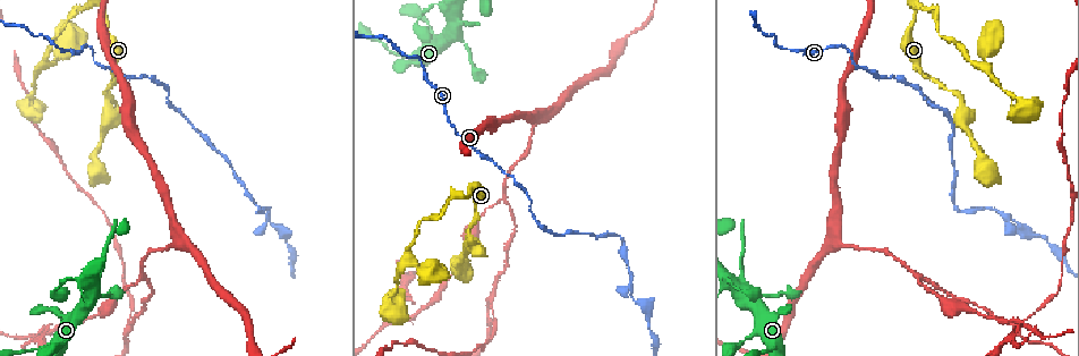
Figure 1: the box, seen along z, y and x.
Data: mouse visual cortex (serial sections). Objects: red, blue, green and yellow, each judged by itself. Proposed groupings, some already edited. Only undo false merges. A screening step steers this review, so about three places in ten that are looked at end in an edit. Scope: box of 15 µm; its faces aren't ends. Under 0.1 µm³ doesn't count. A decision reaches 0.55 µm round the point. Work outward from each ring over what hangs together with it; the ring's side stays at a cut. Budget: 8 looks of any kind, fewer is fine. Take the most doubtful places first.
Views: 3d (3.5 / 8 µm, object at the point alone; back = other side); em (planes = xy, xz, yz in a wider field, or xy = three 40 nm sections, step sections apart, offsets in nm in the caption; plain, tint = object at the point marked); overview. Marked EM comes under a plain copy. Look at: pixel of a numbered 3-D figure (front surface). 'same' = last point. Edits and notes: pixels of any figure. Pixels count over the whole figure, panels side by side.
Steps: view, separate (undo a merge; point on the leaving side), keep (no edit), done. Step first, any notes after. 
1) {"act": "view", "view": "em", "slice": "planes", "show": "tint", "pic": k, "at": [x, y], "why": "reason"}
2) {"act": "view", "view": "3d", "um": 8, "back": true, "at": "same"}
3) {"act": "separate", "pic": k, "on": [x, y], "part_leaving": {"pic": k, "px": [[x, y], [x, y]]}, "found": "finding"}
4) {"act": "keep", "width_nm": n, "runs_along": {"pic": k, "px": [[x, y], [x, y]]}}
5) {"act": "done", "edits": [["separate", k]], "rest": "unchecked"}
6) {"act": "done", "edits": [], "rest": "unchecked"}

{"act": "view", "view": "3d", "um": 3.5, "pic": 1, "at": [259, 207], "why": "abrupt turn"}

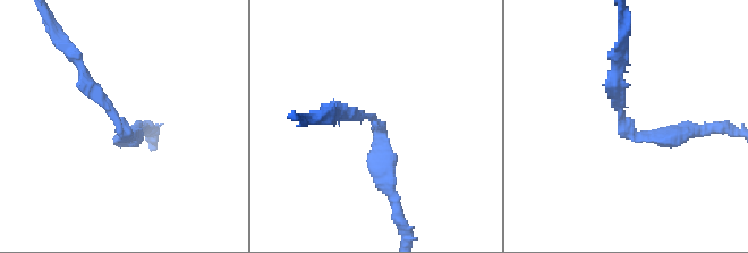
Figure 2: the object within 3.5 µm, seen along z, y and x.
{"act": "view", "view": "em", "slice": "xy", "step": 1, "show": "tint", "pic": 2, "at": [627, 121], "arm_widths_nm": [200, 250], "why": "need the tissue"}

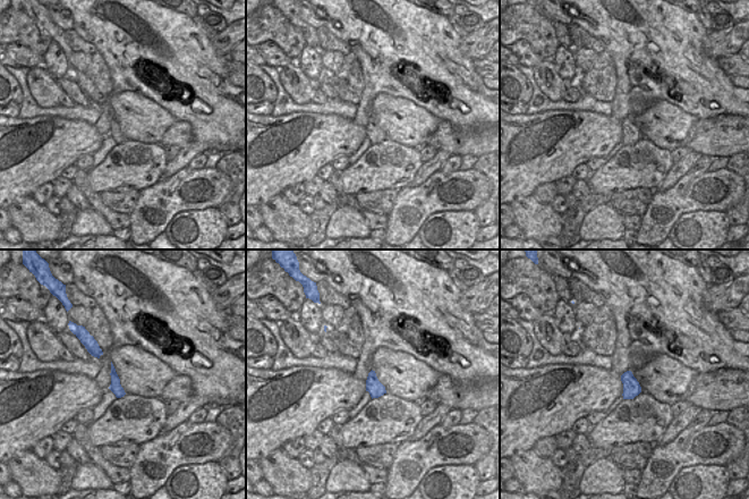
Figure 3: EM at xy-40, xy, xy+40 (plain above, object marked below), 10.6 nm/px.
{"act": "keep", "runs_along": {"pic": 2, "px": [[618, 57], [618, 112], [632, 134], [688, 131]]}, "found": "one cell here"}

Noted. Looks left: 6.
{"act": "view", "view": "3d", "um": 3.5, "pic": 1, "at": [840, 238], "why": "thin arm on a thick one"}

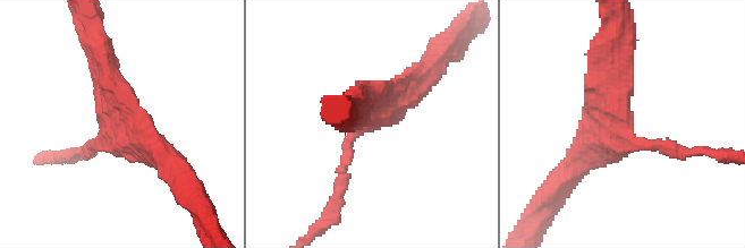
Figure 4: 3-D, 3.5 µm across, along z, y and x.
{"act": "view", "view": "em", "slice": "xy", "step": 3, "show": "tint", "pic": 4, "at": [618, 129], "arms": 3, "arm_widths_nm": [150, 300, 400]}

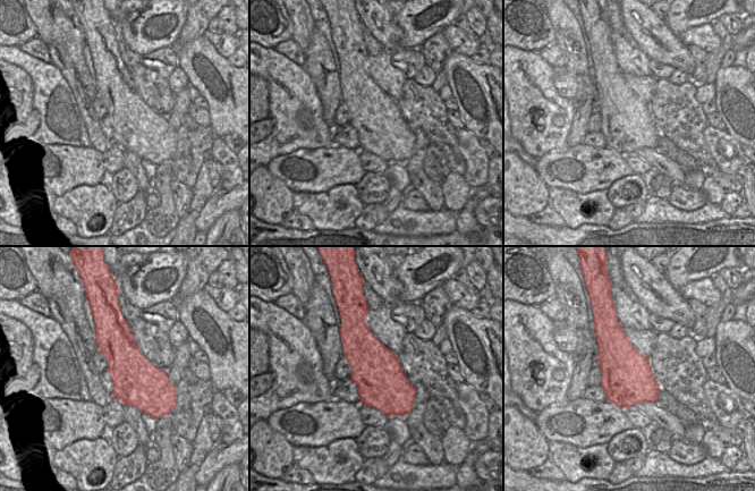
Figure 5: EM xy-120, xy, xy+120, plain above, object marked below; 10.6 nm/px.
{"act": "keep", "runs_along": {"pic": 4, "px": [[615, 56], [623, 133], [682, 150]]}, "found": "continuous, no second cell"}

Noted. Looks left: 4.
{"act": "view", "view": "3d", "um": 3.5, "pic": 1, "at": [141, 276], "why": "side arm on a straight run"}

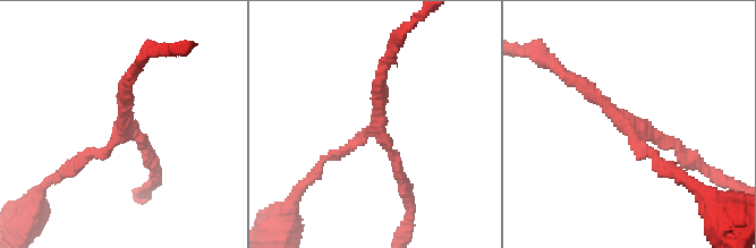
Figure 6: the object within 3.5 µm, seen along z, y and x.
{"act": "view", "view": "em", "slice": "xy", "step": 3, "show": "tint", "pic": 6, "at": [123, 133], "arms": 3, "arm_widths_nm": [150, 150, 200]}

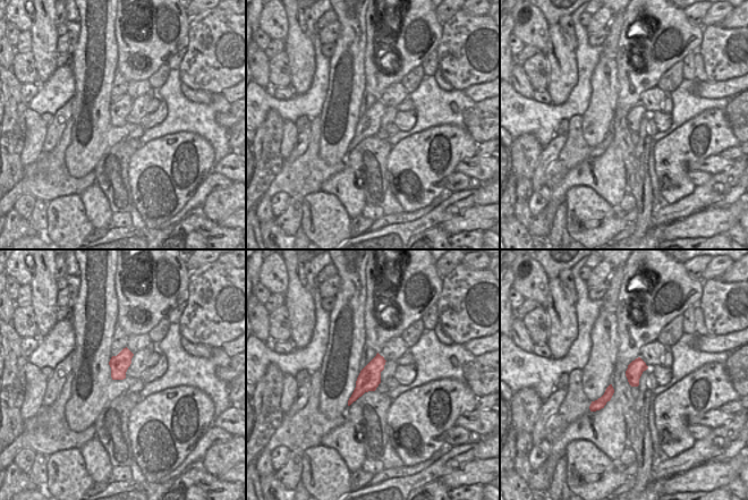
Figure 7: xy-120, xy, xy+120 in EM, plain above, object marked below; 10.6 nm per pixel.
{"act": "keep", "runs_along": {"pic": 6, "px": [[583, 84], [664, 168]]}, "found": "one cell here"}

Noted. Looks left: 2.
{"act": "done", "edits": [], "rest": "unchecked"}

